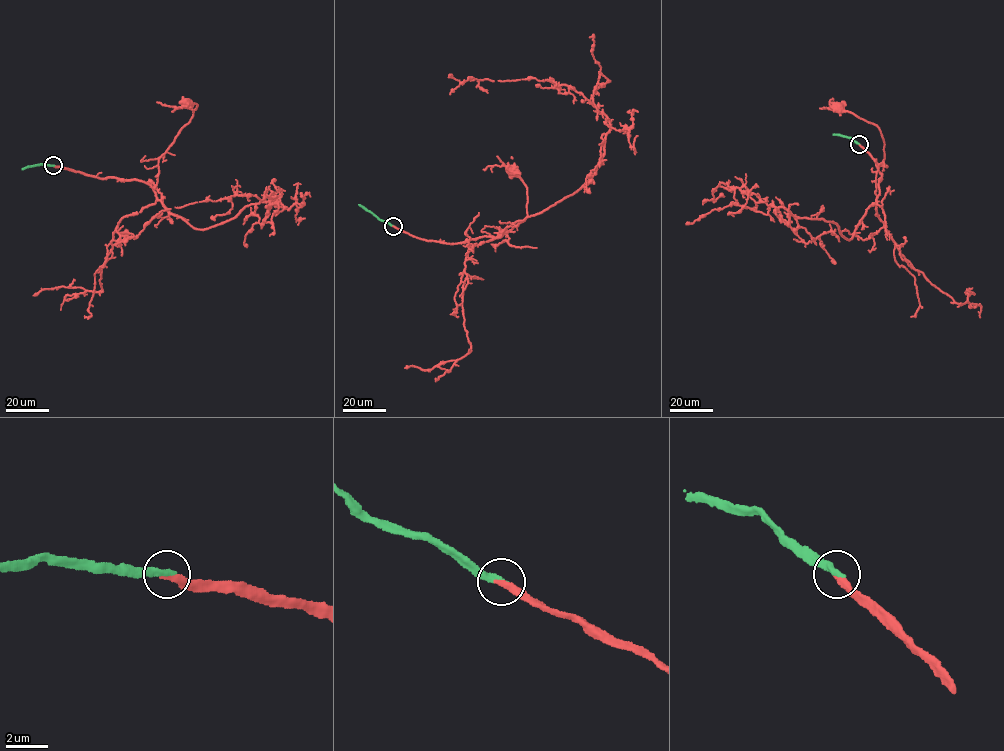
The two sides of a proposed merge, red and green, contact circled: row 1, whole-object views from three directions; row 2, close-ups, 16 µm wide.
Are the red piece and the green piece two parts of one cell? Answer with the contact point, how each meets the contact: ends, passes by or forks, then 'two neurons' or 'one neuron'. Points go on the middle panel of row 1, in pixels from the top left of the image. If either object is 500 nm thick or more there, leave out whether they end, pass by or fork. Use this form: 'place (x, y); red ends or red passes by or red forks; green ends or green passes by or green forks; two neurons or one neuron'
place (393, 226); red ends; green ends; one neuron

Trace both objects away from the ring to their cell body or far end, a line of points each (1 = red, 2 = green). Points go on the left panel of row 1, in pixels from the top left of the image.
1: (54, 166), (147, 182), (170, 213), (198, 229), (281, 194), (161, 210), (125, 245)
2: (54, 165), (41, 164), (22, 169)

